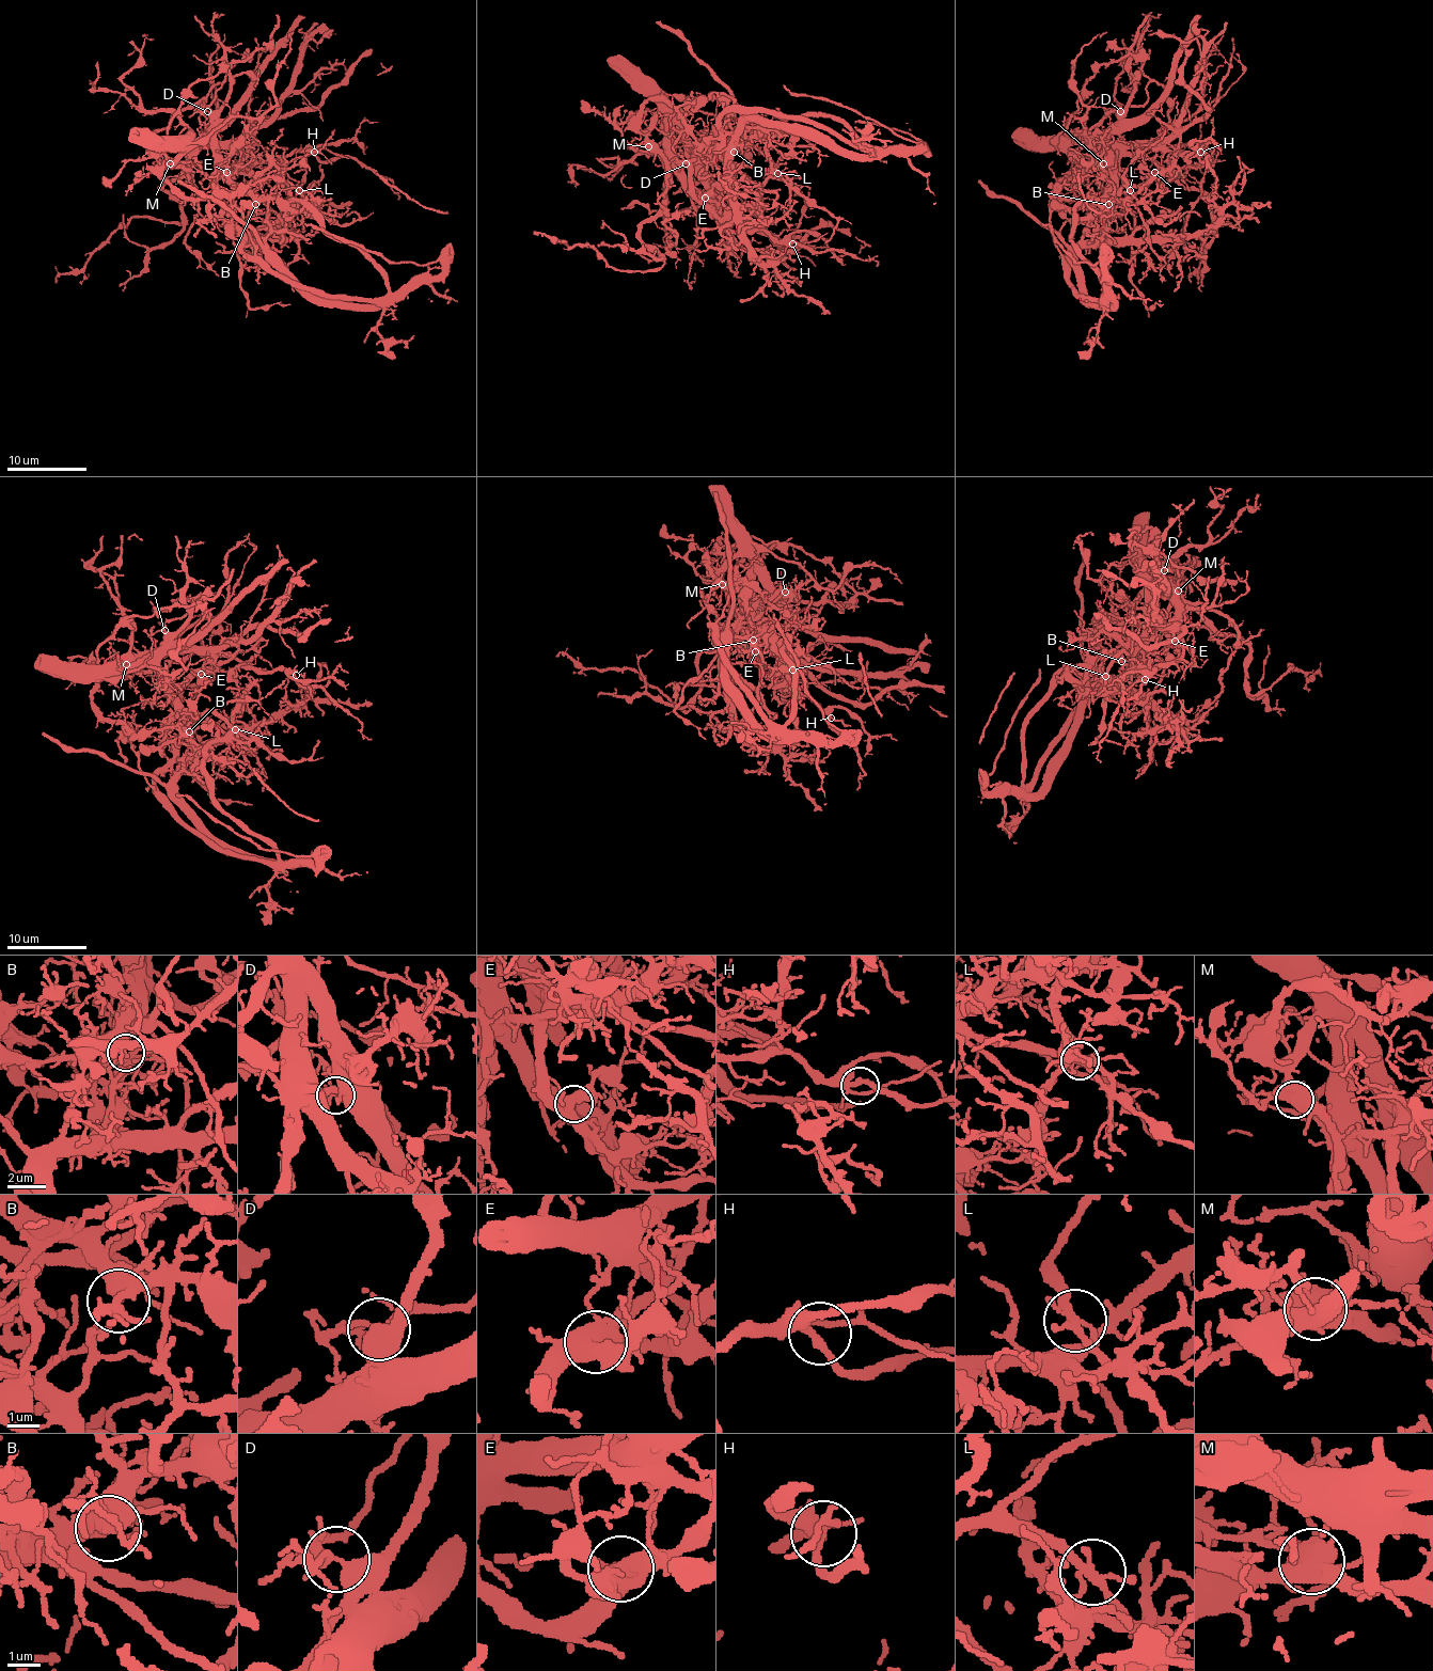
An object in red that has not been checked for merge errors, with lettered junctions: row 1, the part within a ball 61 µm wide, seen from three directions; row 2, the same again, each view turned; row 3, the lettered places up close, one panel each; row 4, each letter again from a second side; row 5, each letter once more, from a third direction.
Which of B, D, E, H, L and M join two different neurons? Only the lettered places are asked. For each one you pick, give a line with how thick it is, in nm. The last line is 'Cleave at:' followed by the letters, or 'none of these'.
B: calibre 480 nm
D: calibre 360 nm
L: calibre 240 nm
M: calibre 600 nm
Cleave at: B, D, L, M

